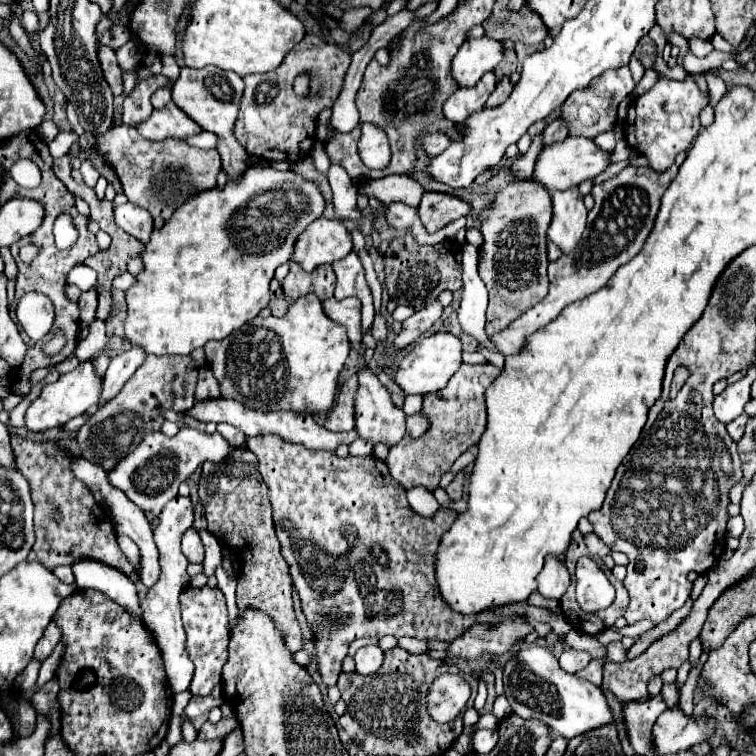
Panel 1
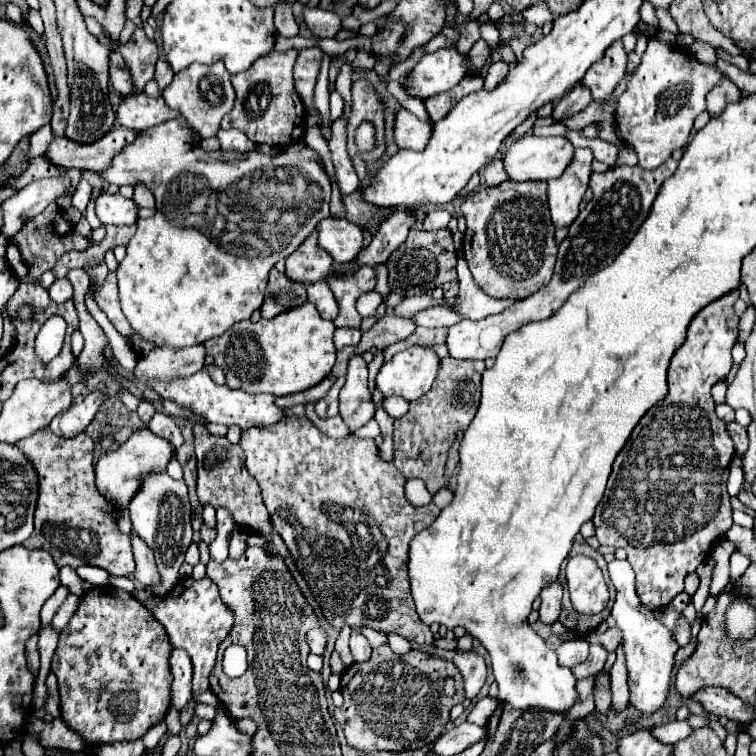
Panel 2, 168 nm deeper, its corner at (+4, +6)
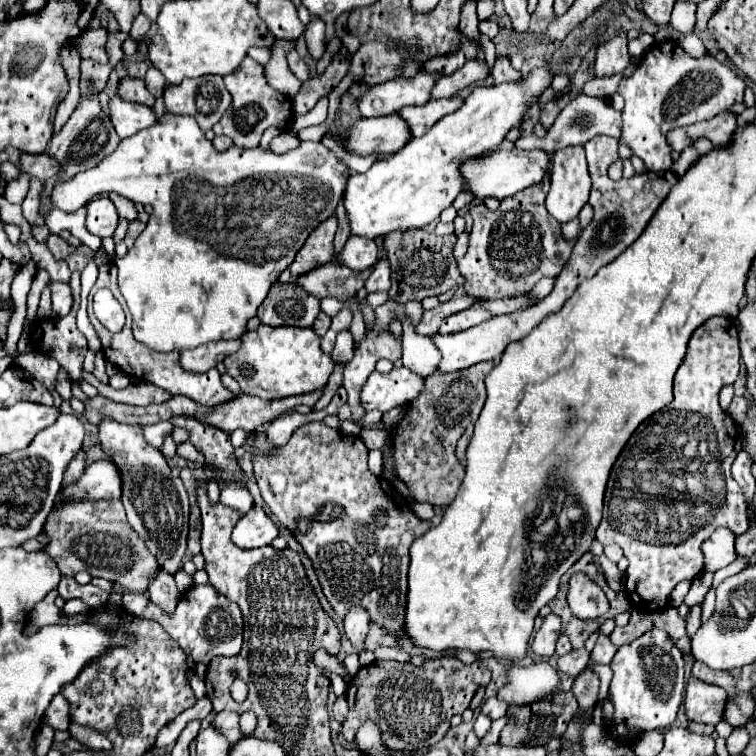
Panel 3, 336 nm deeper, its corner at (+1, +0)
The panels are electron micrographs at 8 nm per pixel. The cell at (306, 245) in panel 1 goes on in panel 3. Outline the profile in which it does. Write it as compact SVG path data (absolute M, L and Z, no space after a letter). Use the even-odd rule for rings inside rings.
M351 235L341 251L341 265L347 265L355 271L367 269L377 263L377 245L373 239L361 239Z

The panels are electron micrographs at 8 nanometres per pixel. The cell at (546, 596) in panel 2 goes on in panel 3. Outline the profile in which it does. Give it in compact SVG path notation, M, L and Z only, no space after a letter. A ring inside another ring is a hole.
M549 613L543 619L543 623L533 639L531 651L539 657L551 657L555 653L555 641L557 641L559 633L561 633L561 617L555 613Z

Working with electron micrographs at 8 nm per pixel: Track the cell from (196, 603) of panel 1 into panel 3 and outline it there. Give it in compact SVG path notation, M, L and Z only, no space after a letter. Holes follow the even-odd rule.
M209 583L207 585L195 585L195 587L187 589L183 593L183 597L179 599L179 605L177 605L177 609L175 609L173 615L165 615L165 611L161 611L161 607L157 607L143 593L125 593L123 595L123 607L129 613L135 613L139 617L153 619L153 621L161 623L163 629L179 643L179 647L195 663L209 665L209 661L213 657L217 657L217 655L233 657L241 649L241 641L243 641L243 619L241 619L241 611L239 611L237 603L227 601Z

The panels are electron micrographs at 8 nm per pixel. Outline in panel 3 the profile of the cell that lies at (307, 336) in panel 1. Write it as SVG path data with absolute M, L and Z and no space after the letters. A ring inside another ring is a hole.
M261 325L257 331L243 333L239 351L225 357L223 363L227 373L237 379L245 395L255 395L269 401L323 389L335 367L331 355L321 351L321 337L313 331L313 327L269 325Z

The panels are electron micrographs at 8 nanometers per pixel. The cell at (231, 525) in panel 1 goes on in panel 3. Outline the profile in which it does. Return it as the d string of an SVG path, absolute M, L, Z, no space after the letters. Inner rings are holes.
M185 415L173 417L171 423L175 427L187 429L189 443L193 443L193 447L205 455L205 463L207 463L207 467L213 469L213 473L215 473L213 479L219 483L219 489L223 489L227 485L247 487L245 473L239 467L239 461L233 453L233 445L225 431L203 425L197 419L191 419Z

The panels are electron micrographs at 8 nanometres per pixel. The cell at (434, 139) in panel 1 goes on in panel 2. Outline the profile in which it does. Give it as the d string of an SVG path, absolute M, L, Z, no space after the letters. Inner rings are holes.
M398 109L394 117L394 141L400 149L424 149L430 139L430 123L420 121L408 109Z

